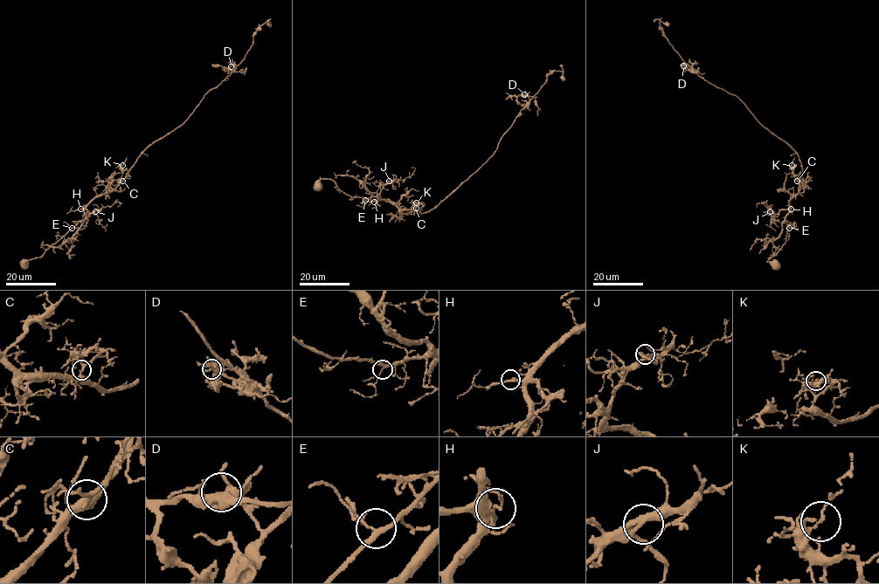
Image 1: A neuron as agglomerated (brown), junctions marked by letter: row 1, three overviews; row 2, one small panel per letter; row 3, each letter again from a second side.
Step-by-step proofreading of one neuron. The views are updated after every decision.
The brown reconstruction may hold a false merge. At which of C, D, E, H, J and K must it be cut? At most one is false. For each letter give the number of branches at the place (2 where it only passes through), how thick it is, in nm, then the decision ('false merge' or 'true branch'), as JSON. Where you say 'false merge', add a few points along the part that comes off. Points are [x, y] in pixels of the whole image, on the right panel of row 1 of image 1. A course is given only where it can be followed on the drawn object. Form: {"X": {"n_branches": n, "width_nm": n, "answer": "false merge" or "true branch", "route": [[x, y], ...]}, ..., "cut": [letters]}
{"C": {"n_branches": 3, "width_nm": 190, "answer": "true branch"}, "D": {"n_branches": 3, "width_nm": 200, "answer": "false merge", "route": [[683, 65], [685, 72], [704, 73]]}, "E": {"n_branches": 3, "width_nm": 200, "answer": "true branch"}, "H": {"n_branches": 3, "width_nm": 130, "answer": "true branch"}, "J": {"n_branches": 3, "width_nm": 240, "answer": "true branch"}, "K": {"n_branches": 3, "width_nm": 130, "answer": "true branch"}, "cut": ["D"]}

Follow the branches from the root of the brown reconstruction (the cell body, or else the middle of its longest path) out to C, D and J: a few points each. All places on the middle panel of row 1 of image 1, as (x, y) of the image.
C: (319, 186), (320, 180), (330, 179), (352, 196), (378, 195), (377, 199), (400, 209), (416, 208)
D: (319, 186), (330, 179), (352, 196), (378, 195), (400, 209), (427, 212), (493, 154), (529, 102), (525, 95)
J: (319, 186), (320, 180), (330, 179), (341, 191), (352, 196), (369, 198), (378, 195), (377, 199), (389, 181)

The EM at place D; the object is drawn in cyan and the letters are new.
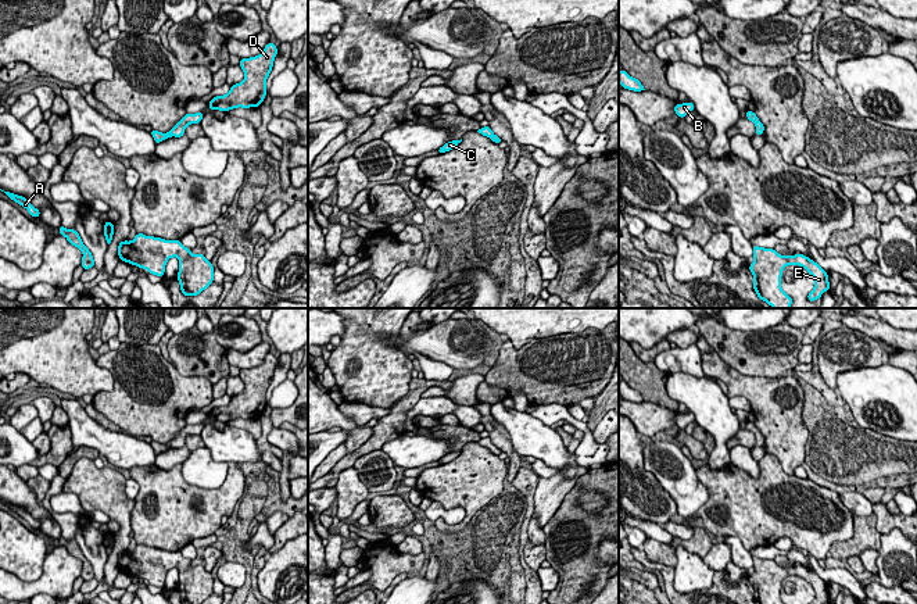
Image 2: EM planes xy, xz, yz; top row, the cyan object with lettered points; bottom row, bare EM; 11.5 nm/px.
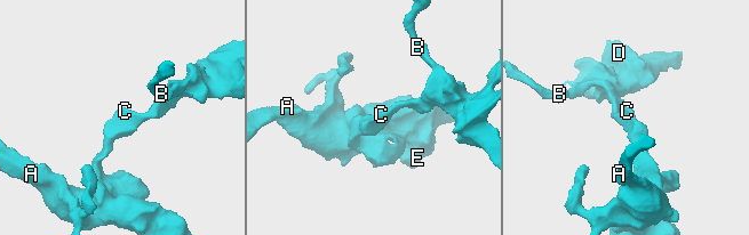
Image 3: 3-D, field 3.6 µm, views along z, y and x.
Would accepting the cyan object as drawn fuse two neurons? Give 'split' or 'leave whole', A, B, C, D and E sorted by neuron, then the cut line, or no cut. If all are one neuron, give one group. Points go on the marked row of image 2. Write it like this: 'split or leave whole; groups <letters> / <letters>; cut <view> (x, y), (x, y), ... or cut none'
split; groups A C E / B D; cut xy (179, 121), (183, 129)

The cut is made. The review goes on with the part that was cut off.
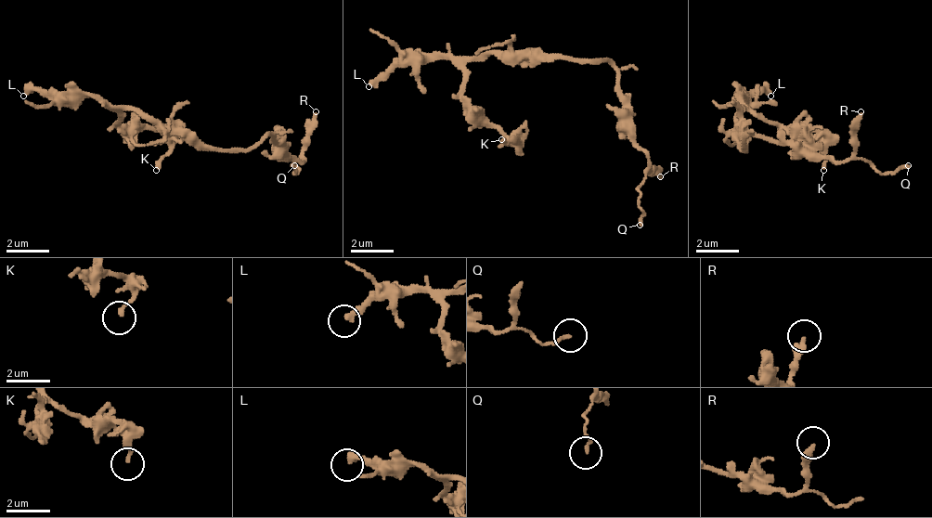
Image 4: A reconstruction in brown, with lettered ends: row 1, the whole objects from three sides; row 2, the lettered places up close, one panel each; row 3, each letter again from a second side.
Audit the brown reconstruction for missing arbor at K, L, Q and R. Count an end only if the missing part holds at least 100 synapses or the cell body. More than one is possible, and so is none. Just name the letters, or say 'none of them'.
L

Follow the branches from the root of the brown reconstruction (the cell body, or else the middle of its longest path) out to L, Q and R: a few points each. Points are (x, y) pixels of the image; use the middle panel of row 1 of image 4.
L: (560, 60), (501, 60), (496, 55), (443, 55), (437, 60), (394, 60), (368, 86)
Q: (560, 60), (607, 60), (618, 71), (623, 123), (650, 161), (650, 172), (640, 187), (640, 225)
R: (560, 60), (607, 60), (618, 71), (623, 123), (634, 135), (634, 145), (650, 161), (650, 172), (660, 176)

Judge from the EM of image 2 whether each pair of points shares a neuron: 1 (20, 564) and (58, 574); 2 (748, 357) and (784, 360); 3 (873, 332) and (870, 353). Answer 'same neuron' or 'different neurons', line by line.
1: different neurons
2: same neuron
3: different neurons

